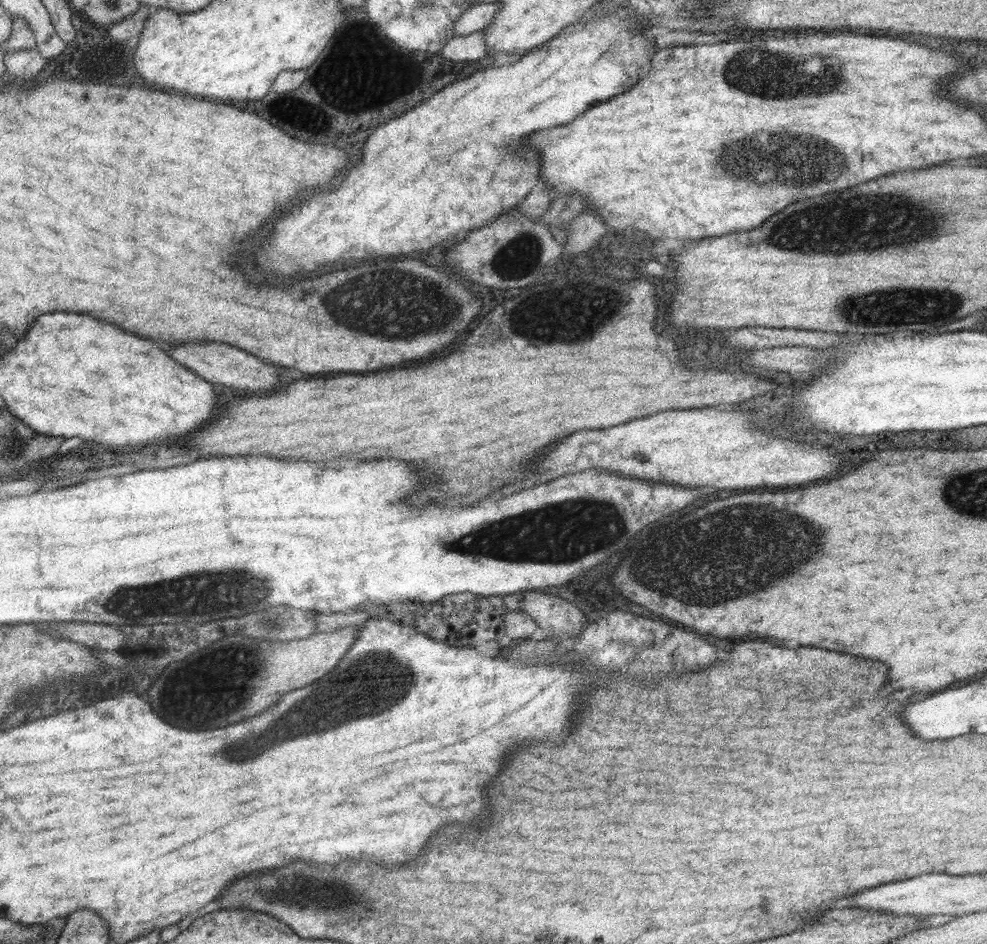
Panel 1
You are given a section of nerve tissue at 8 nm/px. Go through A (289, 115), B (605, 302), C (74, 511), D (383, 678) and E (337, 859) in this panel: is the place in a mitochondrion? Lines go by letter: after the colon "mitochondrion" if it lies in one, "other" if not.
A: other
B: mitochondrion
C: other
D: mitochondrion
E: other

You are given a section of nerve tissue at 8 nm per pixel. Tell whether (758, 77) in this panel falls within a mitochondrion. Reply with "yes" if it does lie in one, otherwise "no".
yes

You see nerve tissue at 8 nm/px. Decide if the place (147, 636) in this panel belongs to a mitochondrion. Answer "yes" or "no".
yes

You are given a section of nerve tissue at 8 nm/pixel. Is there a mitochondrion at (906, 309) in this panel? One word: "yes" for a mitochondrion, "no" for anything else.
yes

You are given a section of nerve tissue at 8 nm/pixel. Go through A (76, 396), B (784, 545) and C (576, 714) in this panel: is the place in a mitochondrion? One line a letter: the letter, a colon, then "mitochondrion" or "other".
A: mitochondrion
B: mitochondrion
C: other

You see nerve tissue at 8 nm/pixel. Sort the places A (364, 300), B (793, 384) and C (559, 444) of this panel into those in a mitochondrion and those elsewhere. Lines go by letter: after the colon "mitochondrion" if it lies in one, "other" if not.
A: mitochondrion
B: other
C: other

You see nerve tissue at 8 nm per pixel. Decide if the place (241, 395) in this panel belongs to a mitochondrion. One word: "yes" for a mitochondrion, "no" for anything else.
no

